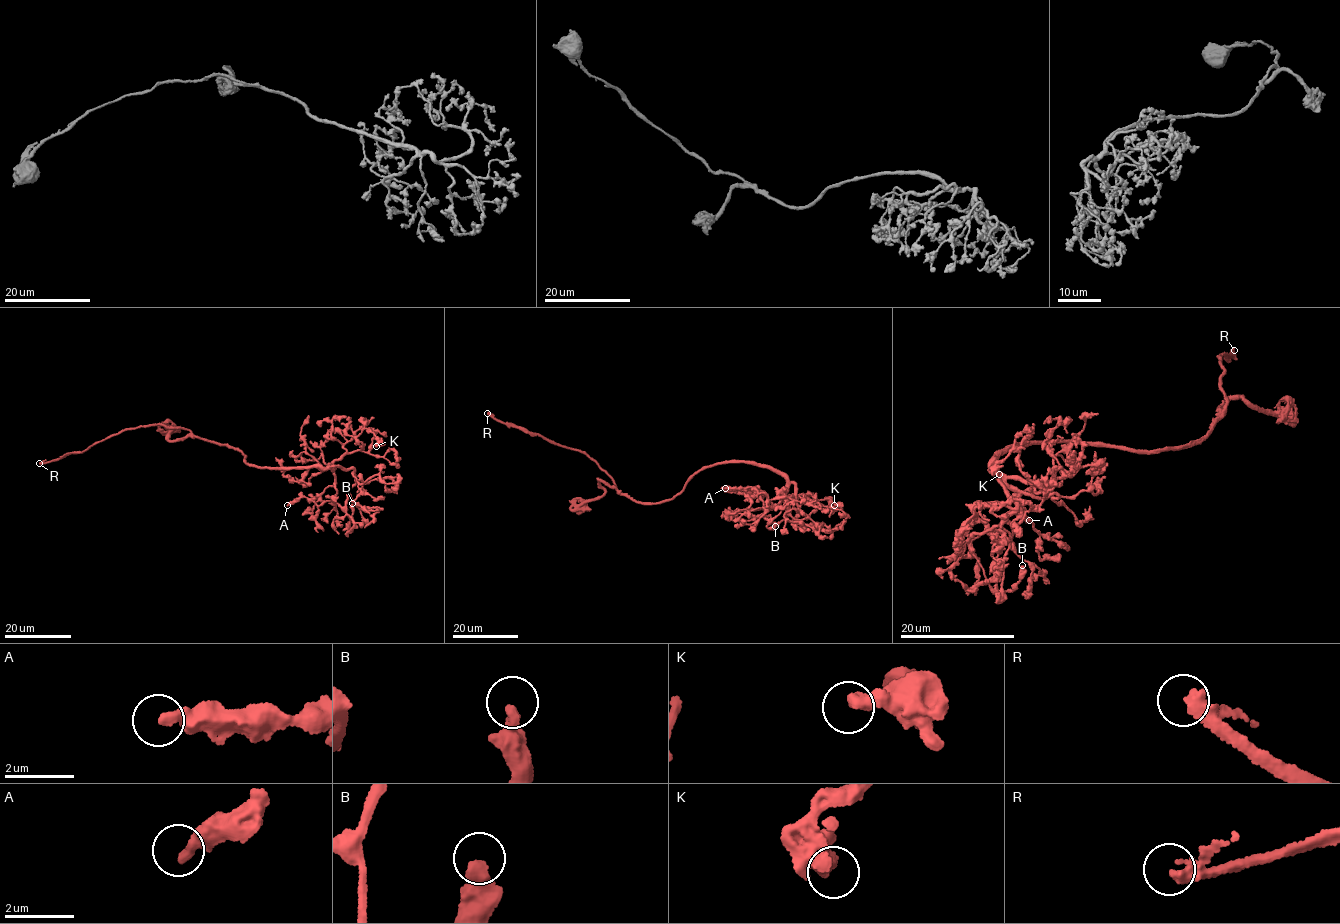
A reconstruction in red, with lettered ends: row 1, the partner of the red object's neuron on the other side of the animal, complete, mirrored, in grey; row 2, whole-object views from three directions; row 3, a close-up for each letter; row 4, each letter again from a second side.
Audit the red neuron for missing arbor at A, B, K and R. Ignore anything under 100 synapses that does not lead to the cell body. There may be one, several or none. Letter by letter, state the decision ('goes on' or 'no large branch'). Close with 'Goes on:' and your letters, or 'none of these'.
A: no large branch
B: no large branch
K: no large branch
R: goes on
Goes on: R

